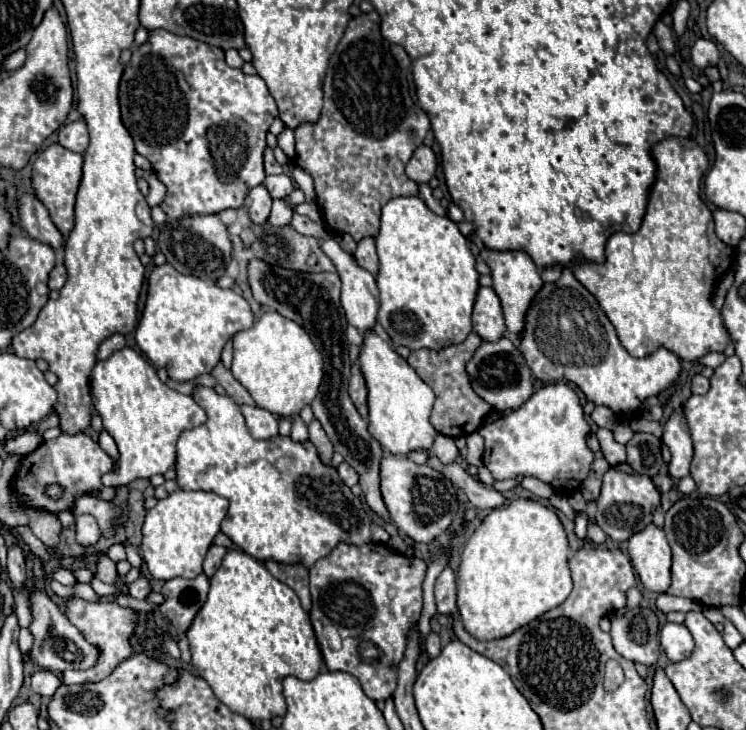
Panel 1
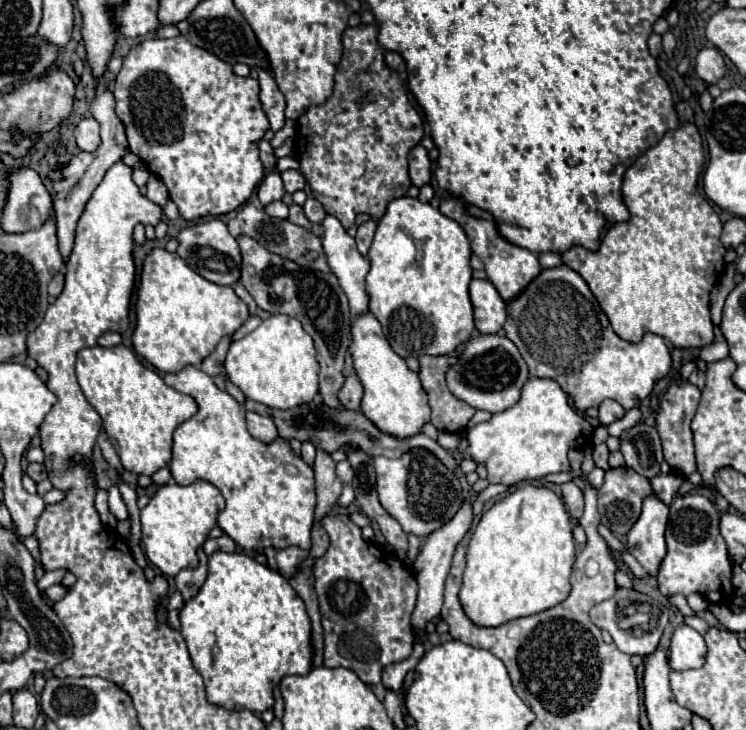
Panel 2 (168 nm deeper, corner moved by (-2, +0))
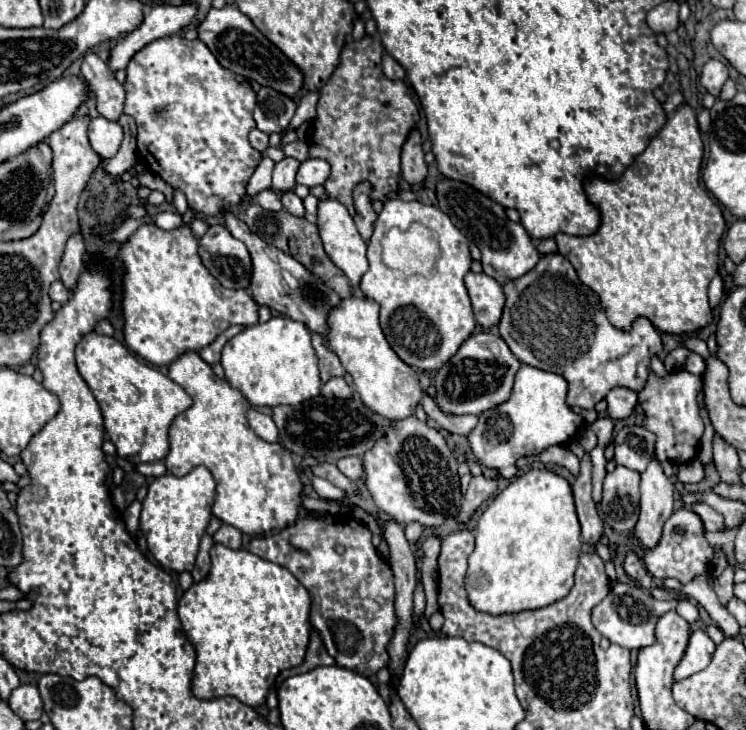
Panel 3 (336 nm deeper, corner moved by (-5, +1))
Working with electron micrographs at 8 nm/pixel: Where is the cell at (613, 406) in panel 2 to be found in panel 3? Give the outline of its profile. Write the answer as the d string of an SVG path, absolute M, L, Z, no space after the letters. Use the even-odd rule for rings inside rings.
M614 388L614 390L608 392L606 402L608 402L606 414L612 420L624 420L624 418L628 418L632 414L632 410L634 410L634 406L638 402L638 396L628 388Z

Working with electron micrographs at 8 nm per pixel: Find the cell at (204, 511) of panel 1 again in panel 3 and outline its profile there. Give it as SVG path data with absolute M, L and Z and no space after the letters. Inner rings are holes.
M204 466L194 468L190 474L178 478L164 474L148 486L148 496L142 502L140 530L148 542L152 556L168 570L190 572L196 562L200 538L212 518L212 502L216 496L216 480Z

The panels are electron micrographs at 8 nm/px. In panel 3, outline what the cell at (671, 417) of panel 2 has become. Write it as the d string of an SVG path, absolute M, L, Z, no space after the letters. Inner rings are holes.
M686 370L672 372L664 380L654 376L650 372L650 378L644 386L644 390L638 394L638 400L644 408L644 428L654 432L658 436L656 442L656 458L662 460L672 460L678 464L690 462L696 458L698 452L698 442L704 432L704 422L700 416L700 404L698 404L698 394L702 390L702 378L694 376Z

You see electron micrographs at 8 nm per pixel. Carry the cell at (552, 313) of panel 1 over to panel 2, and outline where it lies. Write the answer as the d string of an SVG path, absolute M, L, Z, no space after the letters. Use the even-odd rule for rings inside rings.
M567 265L543 269L513 301L507 303L505 335L517 345L517 349L519 339L523 341L523 349L519 349L519 353L525 359L529 373L535 377L555 379L573 399L573 407L577 411L599 407L603 399L615 399L625 409L633 409L635 403L643 401L653 391L655 381L667 375L671 369L671 353L665 341L655 333L645 333L639 343L629 343L615 335L609 319L601 311L583 277Z

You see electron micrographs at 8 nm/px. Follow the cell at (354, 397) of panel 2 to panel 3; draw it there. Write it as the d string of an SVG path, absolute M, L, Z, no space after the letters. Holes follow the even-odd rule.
M330 378L322 386L322 394L326 398L352 398L352 388L344 382L344 378Z

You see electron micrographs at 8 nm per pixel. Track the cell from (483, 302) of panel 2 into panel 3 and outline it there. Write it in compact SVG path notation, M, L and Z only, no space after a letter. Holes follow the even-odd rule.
M468 272L464 278L464 284L468 288L470 300L474 304L474 316L480 326L494 328L500 322L500 314L504 308L504 292L502 286L486 276L486 274L474 274Z

